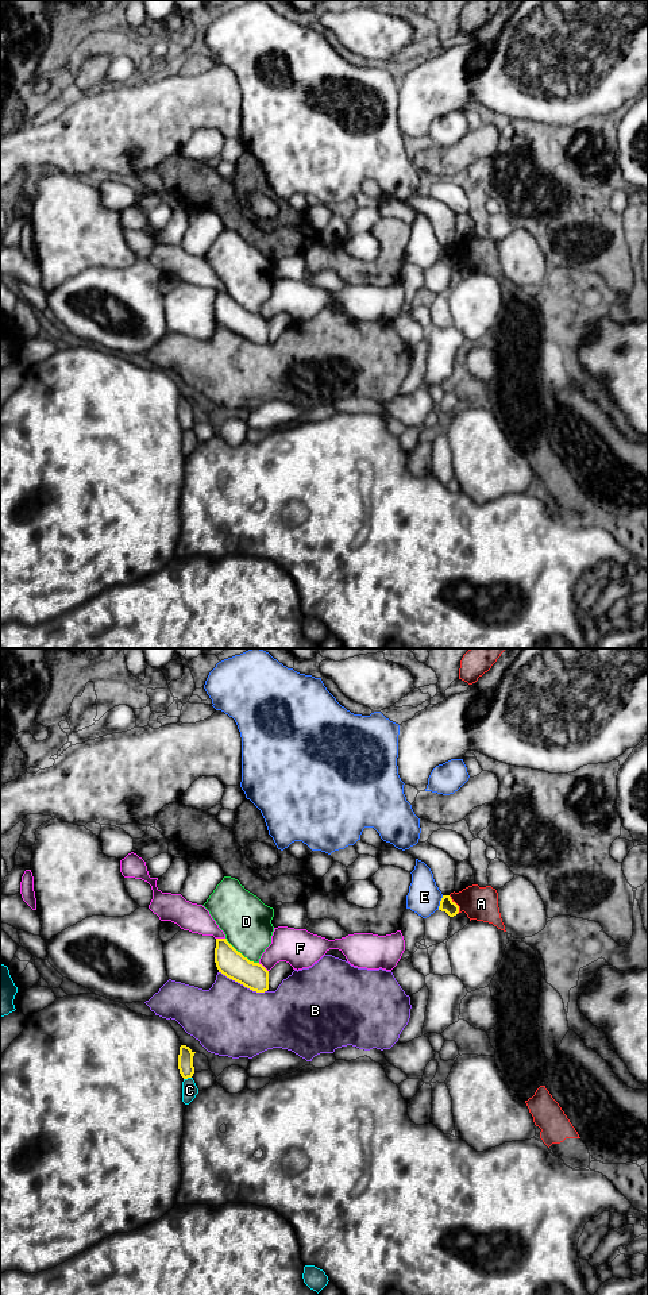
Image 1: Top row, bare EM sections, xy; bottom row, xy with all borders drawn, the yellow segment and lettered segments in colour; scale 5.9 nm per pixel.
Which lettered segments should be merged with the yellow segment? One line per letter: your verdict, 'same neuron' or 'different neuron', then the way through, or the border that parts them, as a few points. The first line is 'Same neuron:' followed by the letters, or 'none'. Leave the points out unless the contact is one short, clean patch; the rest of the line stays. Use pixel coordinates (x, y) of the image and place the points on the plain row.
Same neuron: none
A: different neuron; border along xy (448, 247), (458, 258), (458, 265)
B: different neuron
C: different neuron
D: different neuron
E: different neuron
F: different neuron

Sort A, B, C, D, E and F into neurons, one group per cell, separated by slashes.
A / B / C / D / E / F

